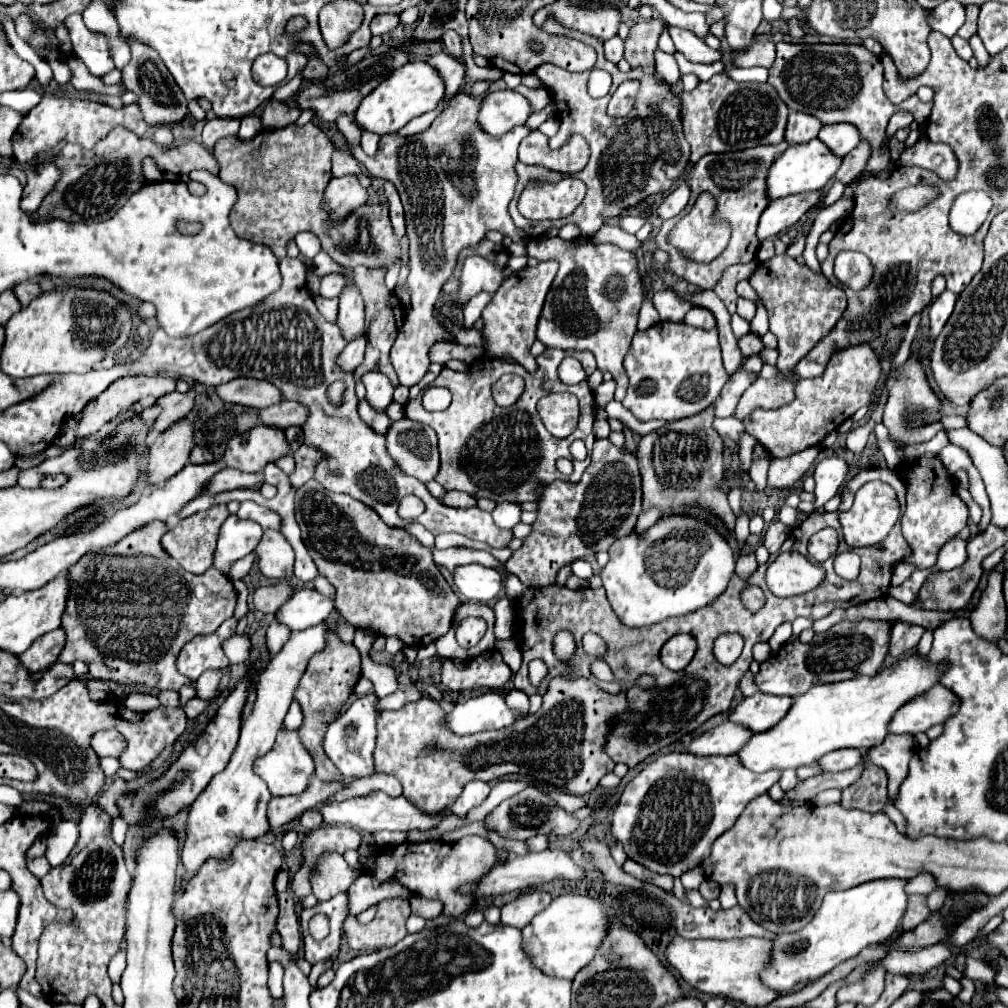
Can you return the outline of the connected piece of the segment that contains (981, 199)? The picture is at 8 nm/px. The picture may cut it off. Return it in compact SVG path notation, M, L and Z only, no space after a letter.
M983 190L963 192L955 198L955 202L951 206L949 224L961 236L975 234L981 228L981 224L985 222L991 206L993 206L993 200Z

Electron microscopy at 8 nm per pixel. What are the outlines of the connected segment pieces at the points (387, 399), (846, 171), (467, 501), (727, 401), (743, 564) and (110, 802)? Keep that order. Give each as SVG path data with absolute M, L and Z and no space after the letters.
M377 370L363 374L363 384L367 388L367 400L369 404L383 412L393 402L393 384L389 384L389 378Z
M861 142L853 152L849 152L843 162L841 162L841 168L839 172L833 176L835 182L843 182L843 184L851 184L851 180L855 176L859 176L859 172L865 168L867 164L867 158L869 158L869 144Z
M445 492L445 496L441 496L439 500L447 506L455 506L455 508L467 508L467 506L477 504L477 500L471 494L465 494L465 492Z
M737 370L725 384L725 388L721 390L719 400L715 402L715 416L717 418L727 418L733 416L739 398L743 396L743 392L751 386L751 382L757 378L755 372L747 372L747 370Z
M741 554L741 556L737 558L737 566L735 566L737 576L741 576L743 580L749 580L755 570L757 570L755 554Z
M115 780L115 782L99 796L99 800L97 800L99 806L111 814L111 818L119 818L119 810L117 810L117 806L115 806L115 802L117 802L117 798L125 792L125 788L127 788L127 782L125 782L125 780Z

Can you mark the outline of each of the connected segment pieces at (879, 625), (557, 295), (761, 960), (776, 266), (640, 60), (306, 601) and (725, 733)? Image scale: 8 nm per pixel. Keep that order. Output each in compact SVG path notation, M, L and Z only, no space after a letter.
M843 620L825 634L815 634L809 644L801 644L797 638L793 638L777 652L771 652L765 662L761 662L761 668L755 674L755 684L765 694L795 698L817 684L841 682L859 674L875 676L887 656L889 630L891 626L885 622Z
M555 238L555 242L545 242L543 246L559 248L555 254L559 260L559 274L555 276L541 310L537 340L547 348L593 352L597 368L613 374L613 380L617 382L615 400L621 402L627 390L623 358L637 332L637 316L643 302L635 254L613 244L585 244L577 250L569 250L571 242L559 238Z
M675 936L665 948L665 958L669 966L673 966L687 984L691 984L695 990L703 994L729 998L735 1002L743 1002L747 1006L767 1006L773 1002L773 998L779 996L777 992L767 988L759 978L759 972L769 964L769 952L771 940L763 938L687 940Z
M775 254L773 258L761 262L749 278L749 284L757 292L761 304L769 316L769 330L777 336L779 358L775 368L780 374L795 368L799 360L823 338L827 336L837 320L841 318L847 300L843 288L827 282L823 273L813 272L809 266L799 264L787 254Z
M657 18L633 24L629 28L623 58L631 64L631 68L643 68L647 76L657 76L655 50L663 30L665 30L665 24Z
M301 588L295 592L285 606L275 614L275 620L285 624L291 632L321 624L329 618L333 610L333 598L319 594L315 588Z
M723 722L719 726L715 726L709 732L703 732L699 738L695 738L685 752L693 754L693 756L727 756L727 754L735 754L737 748L741 748L741 744L745 744L745 740L749 740L749 730L741 724L731 724L731 722Z

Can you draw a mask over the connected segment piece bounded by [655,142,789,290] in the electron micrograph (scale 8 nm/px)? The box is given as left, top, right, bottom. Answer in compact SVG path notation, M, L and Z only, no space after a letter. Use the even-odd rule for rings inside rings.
M781 142L777 146L757 146L757 148L749 148L749 150L739 150L739 152L727 152L727 154L705 154L687 174L685 174L685 182L691 188L691 198L685 206L685 210L681 214L677 214L671 220L665 220L661 224L659 234L655 236L655 244L659 250L669 254L669 260L663 264L665 272L677 276L679 280L685 280L687 284L699 286L703 290L713 290L717 286L717 282L721 280L723 272L733 266L733 264L747 264L753 262L757 258L757 248L759 248L759 240L755 236L757 230L757 222L761 212L765 210L765 206L769 204L767 194L765 194L765 178L767 178L767 170L773 164L773 160L785 152L789 144ZM701 192L709 192L715 202L717 202L717 216L721 220L727 220L731 226L731 240L729 246L723 250L721 256L717 256L711 264L685 264L687 260L683 256L677 254L677 250L673 246L667 244L667 234L669 230L677 224L677 220L681 220L689 208L695 204L697 194Z

